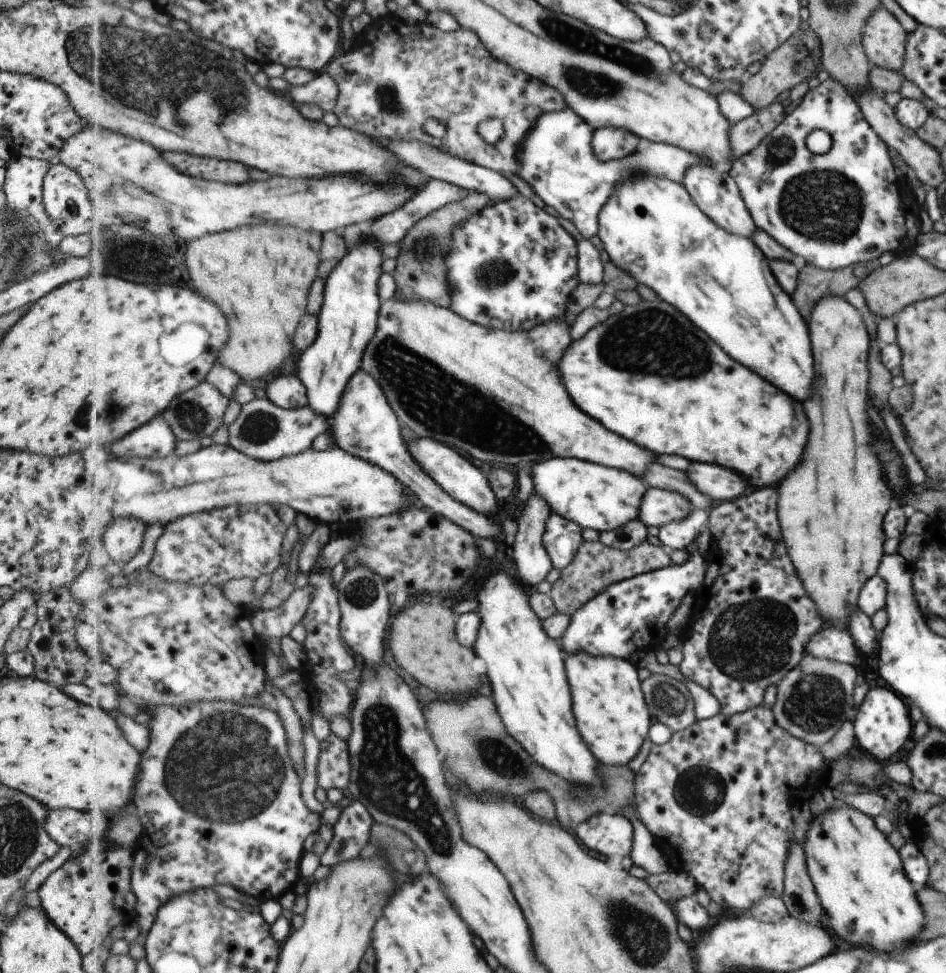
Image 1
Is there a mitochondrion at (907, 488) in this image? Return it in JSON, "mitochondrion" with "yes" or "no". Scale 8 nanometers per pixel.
{"mitochondrion":"no"}

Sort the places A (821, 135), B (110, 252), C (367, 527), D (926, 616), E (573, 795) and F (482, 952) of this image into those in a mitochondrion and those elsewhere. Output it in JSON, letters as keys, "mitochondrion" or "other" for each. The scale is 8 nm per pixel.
{"A":"other","B":"mitochondrion","C":"other","D":"other","E":"mitochondrion","F":"other"}

